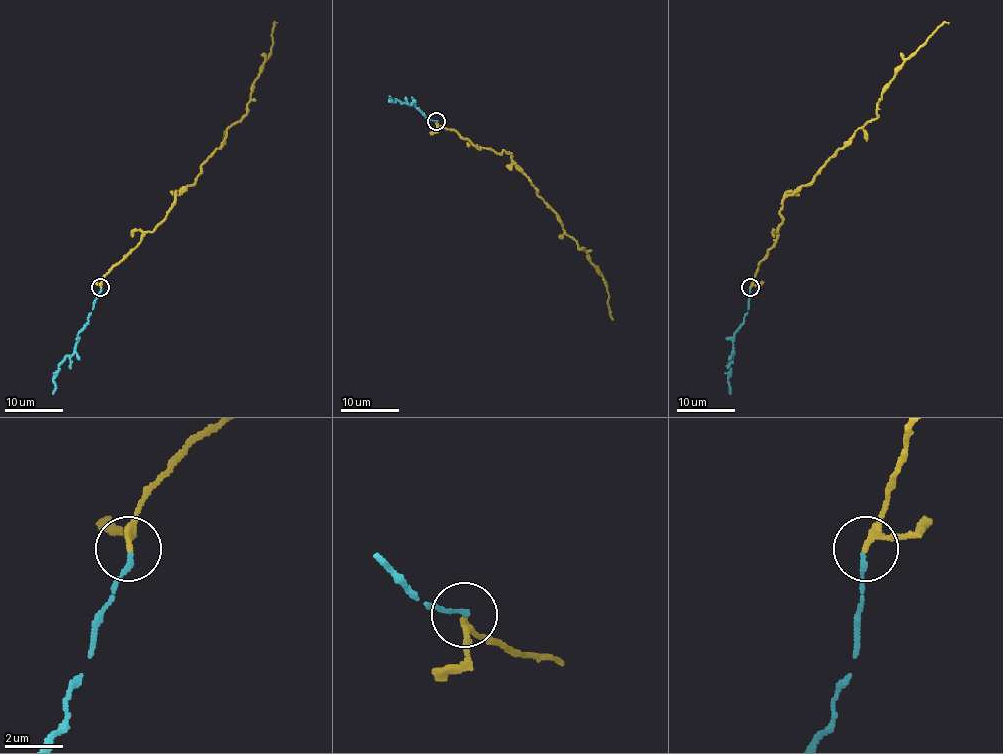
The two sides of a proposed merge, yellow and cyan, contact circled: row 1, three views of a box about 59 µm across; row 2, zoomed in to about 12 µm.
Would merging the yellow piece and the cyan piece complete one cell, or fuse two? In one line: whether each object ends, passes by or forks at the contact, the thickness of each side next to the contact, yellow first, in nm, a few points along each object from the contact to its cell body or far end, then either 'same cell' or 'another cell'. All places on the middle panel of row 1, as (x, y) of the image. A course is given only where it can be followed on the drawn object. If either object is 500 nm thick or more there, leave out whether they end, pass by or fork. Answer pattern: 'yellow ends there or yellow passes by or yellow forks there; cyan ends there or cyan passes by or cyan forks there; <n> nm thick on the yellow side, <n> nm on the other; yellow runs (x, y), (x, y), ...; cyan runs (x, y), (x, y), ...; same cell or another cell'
yellow passes by; cyan ends there; 190 nm thick on the yellow side, 170 nm on the other; yellow runs (437, 121), (477, 148), (511, 153), (537, 194), (557, 214), (562, 227), (588, 254), (607, 286), (612, 319); cyan runs (437, 121), (429, 120), (413, 104), (389, 100); same cell

